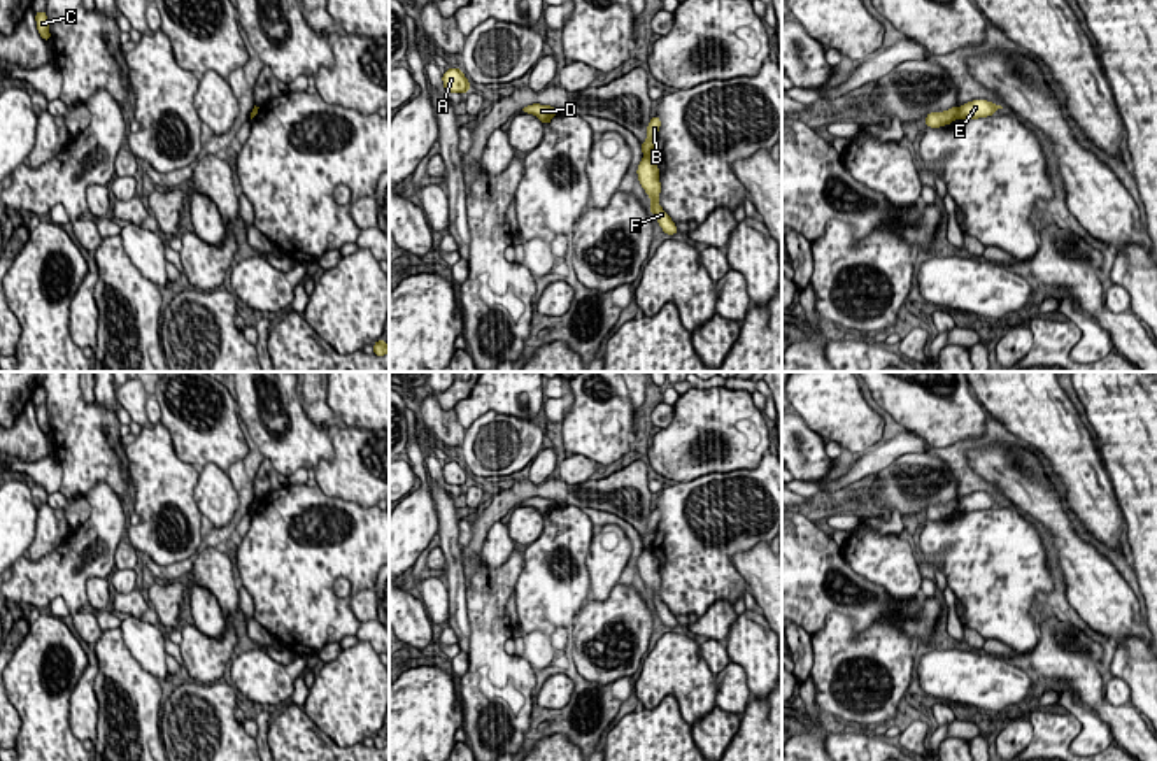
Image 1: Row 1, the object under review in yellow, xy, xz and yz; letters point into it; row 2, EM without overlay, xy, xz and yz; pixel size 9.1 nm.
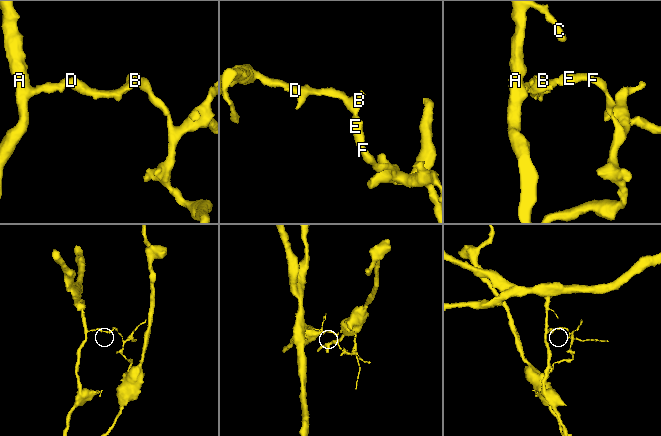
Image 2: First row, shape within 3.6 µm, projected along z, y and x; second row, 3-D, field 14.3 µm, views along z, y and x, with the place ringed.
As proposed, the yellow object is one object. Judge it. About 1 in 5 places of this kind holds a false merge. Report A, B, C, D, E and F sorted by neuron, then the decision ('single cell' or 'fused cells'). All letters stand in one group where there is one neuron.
A B C D / E F | fused cells

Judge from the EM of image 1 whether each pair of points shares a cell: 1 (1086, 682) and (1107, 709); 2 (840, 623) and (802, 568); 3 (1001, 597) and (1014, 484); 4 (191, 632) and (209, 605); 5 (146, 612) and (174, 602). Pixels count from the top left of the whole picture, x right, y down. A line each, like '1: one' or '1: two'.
1: one
2: two
3: two
4: two
5: two

